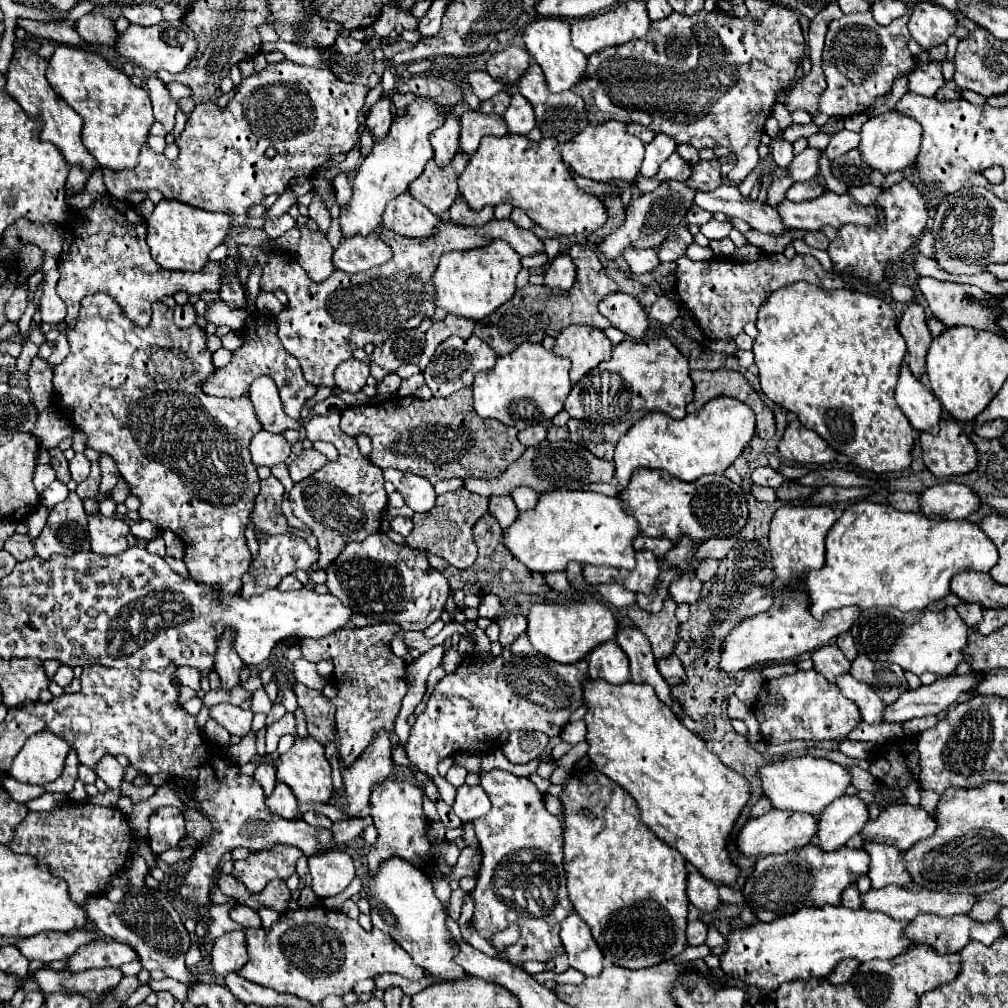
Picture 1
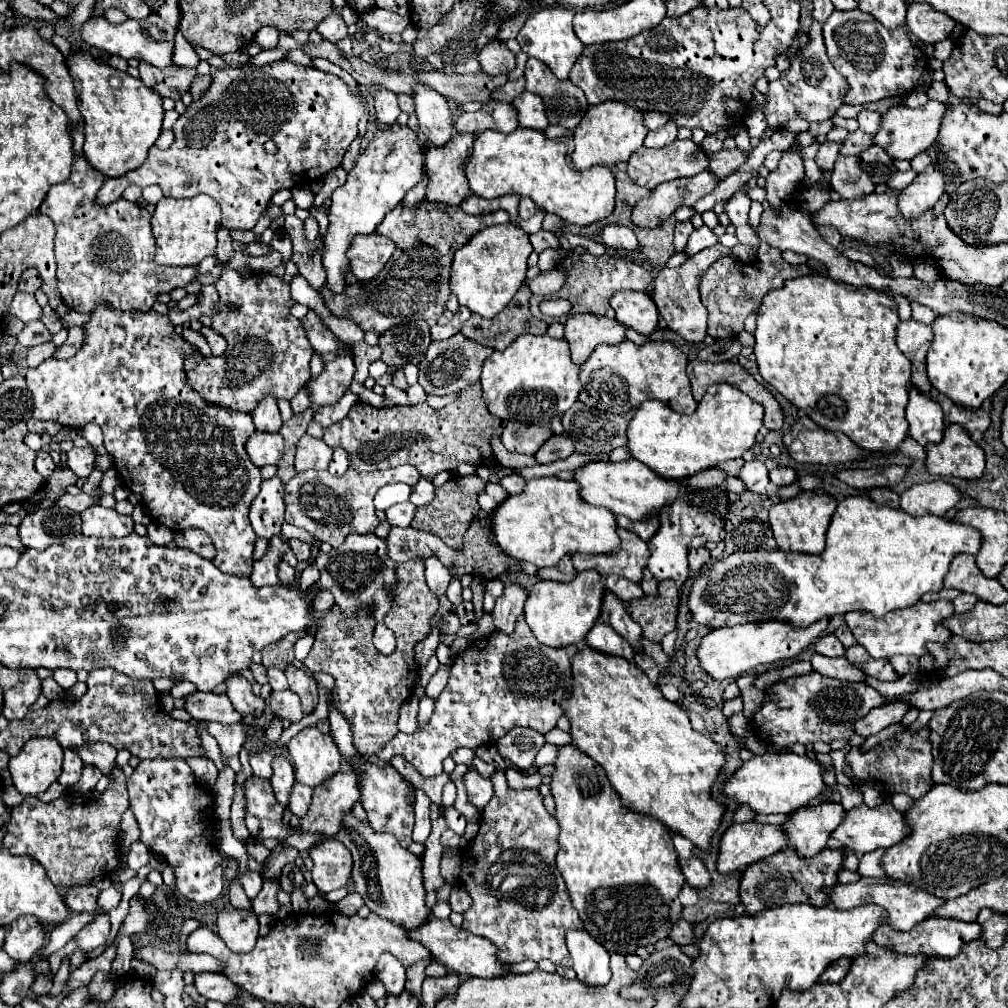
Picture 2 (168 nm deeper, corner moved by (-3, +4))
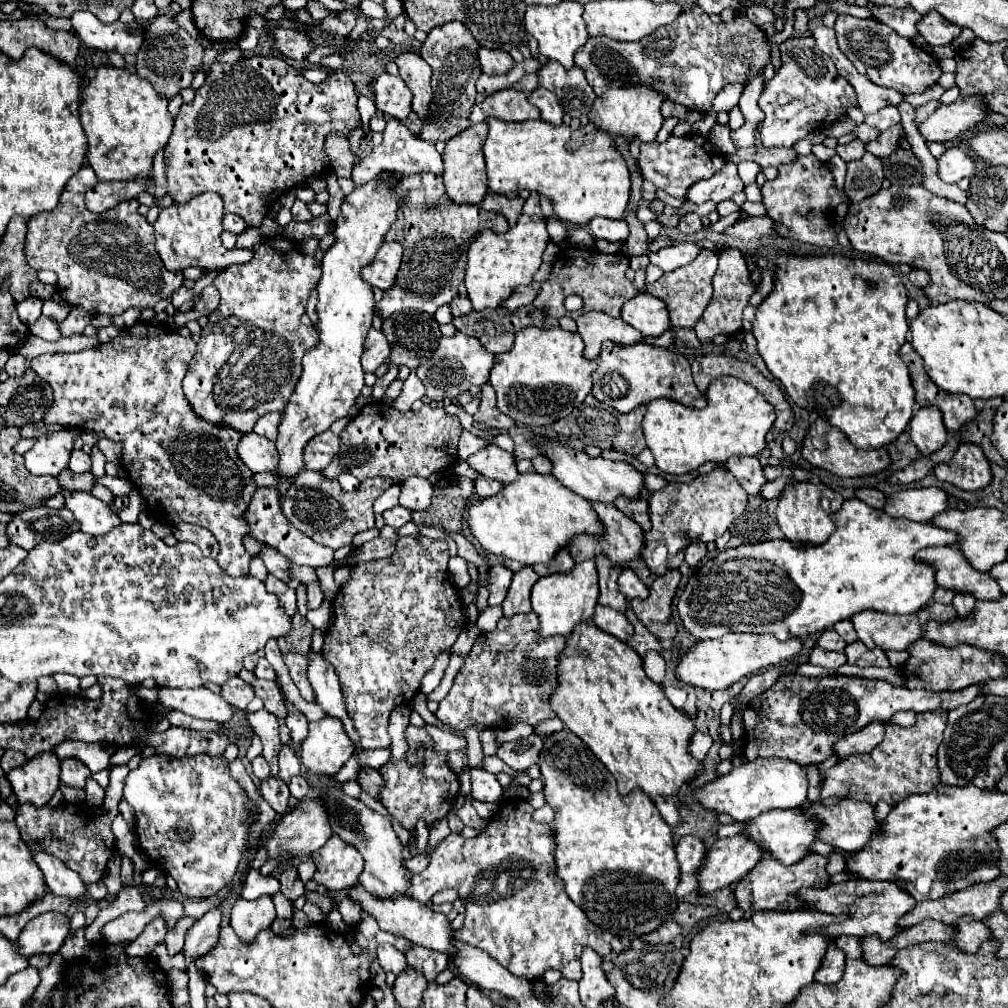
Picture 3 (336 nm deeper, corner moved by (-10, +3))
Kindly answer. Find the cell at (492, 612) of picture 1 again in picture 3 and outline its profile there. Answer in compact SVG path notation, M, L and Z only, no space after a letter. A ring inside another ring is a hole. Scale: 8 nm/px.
M490 566L488 568L486 588L490 592L490 598L488 598L490 606L504 602L506 592L510 588L510 582L512 582L512 572L508 568L504 568L504 566Z

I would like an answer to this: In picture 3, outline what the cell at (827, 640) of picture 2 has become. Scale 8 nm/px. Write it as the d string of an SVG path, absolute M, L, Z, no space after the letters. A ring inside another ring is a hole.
M824 630L824 632L820 634L820 638L816 640L816 644L818 644L822 650L834 650L834 652L840 652L840 650L846 646L846 642L842 642L842 638L840 638L834 630Z

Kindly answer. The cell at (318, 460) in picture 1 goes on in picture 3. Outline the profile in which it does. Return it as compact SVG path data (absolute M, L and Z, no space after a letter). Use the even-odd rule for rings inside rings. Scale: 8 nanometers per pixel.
M326 430L326 434L318 434L318 438L314 438L314 442L306 444L306 450L304 450L306 468L324 470L330 464L330 460L334 458L334 454L338 454L338 446L340 446L340 438L336 434L332 434L330 430Z

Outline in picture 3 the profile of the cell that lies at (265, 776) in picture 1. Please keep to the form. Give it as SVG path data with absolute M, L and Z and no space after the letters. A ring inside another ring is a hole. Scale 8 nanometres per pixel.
M258 756L258 758L252 760L252 772L258 780L264 780L264 778L270 776L270 766L266 764L266 760L262 756Z

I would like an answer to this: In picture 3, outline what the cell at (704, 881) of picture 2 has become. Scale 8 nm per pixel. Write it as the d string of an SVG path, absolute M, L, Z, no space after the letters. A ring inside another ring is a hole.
M696 836L680 838L674 850L682 874L694 874L694 870L698 870L698 862L702 862L702 854L706 854L702 840Z

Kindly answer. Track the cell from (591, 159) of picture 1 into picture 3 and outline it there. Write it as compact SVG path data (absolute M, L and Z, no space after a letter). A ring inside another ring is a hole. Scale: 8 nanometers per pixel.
M624 86L624 88L610 88L606 94L594 100L592 110L588 112L588 118L604 132L608 134L622 134L626 138L638 136L642 142L656 140L656 134L664 122L660 114L660 106L664 102L664 96L656 90L650 90L648 86Z

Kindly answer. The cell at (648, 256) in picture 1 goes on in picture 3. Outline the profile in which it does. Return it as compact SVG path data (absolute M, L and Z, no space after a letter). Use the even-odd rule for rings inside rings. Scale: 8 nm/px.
M592 218L588 222L590 232L596 238L604 238L610 242L626 240L628 238L628 224L624 220L610 220L610 218Z

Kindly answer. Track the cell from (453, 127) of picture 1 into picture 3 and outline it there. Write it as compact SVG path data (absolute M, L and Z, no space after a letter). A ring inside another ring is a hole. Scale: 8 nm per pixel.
M402 52L396 58L396 66L400 70L400 78L414 92L412 110L422 118L422 114L426 114L428 104L432 100L432 90L430 90L432 68L418 52Z

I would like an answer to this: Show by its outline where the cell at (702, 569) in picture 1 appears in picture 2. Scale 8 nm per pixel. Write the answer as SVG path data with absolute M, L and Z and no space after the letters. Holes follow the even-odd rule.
M705 547L693 549L689 555L689 567L693 573L699 573L709 561L711 561L711 555L709 555L709 549L705 549Z

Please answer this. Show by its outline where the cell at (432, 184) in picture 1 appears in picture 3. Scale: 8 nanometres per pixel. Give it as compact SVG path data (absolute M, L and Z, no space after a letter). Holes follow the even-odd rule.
M480 122L480 124L472 124L470 128L466 128L462 134L458 134L458 138L452 138L450 142L446 142L446 150L442 154L444 186L452 202L480 204L482 198L486 196L488 184L486 184L486 168L484 168L484 154L482 154L486 134L488 134L488 124Z

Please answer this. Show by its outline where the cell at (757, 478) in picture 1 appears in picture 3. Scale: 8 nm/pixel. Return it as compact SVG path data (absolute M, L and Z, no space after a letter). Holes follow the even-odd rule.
M732 456L732 458L728 458L726 466L732 470L732 474L740 482L740 486L750 496L760 494L762 482L766 482L766 478L764 478L764 472L762 472L758 458L754 458L754 456Z

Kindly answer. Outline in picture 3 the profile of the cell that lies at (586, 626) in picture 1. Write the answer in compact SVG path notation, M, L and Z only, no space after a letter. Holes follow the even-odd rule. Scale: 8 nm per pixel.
M592 560L574 564L574 568L566 574L550 574L540 578L532 588L532 610L540 616L540 634L570 636L574 624L592 618L594 606L598 604L598 596L598 576L596 564Z

